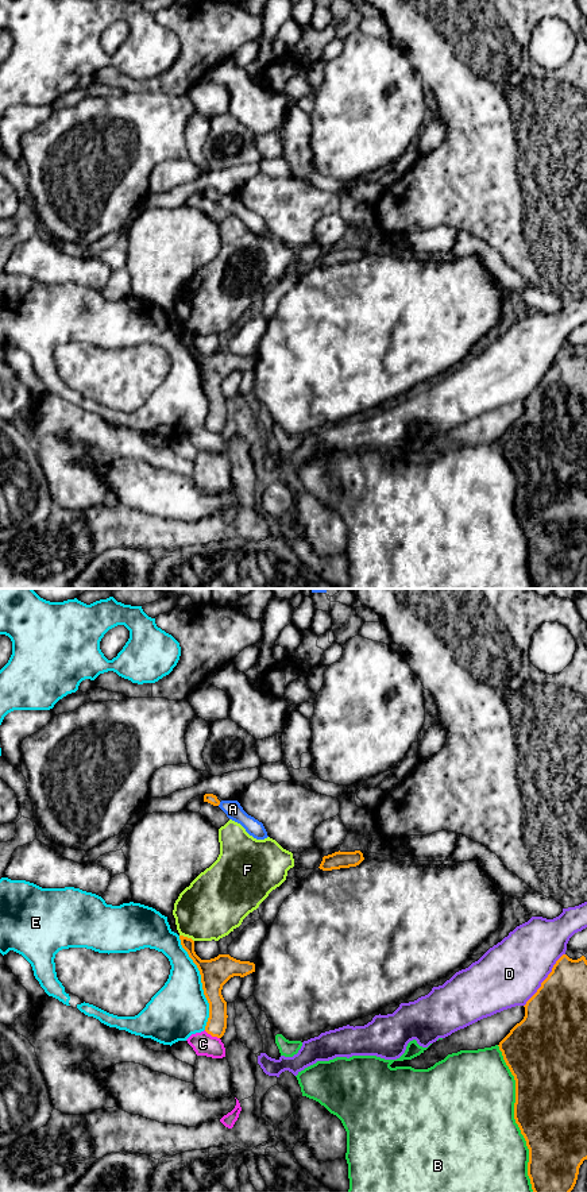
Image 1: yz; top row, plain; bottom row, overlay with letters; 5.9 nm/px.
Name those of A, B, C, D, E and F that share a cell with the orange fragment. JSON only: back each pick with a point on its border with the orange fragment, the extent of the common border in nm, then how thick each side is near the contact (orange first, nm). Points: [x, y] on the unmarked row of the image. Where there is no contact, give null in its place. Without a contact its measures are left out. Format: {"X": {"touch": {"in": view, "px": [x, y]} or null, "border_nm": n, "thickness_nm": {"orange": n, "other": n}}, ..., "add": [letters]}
{"add": []}

